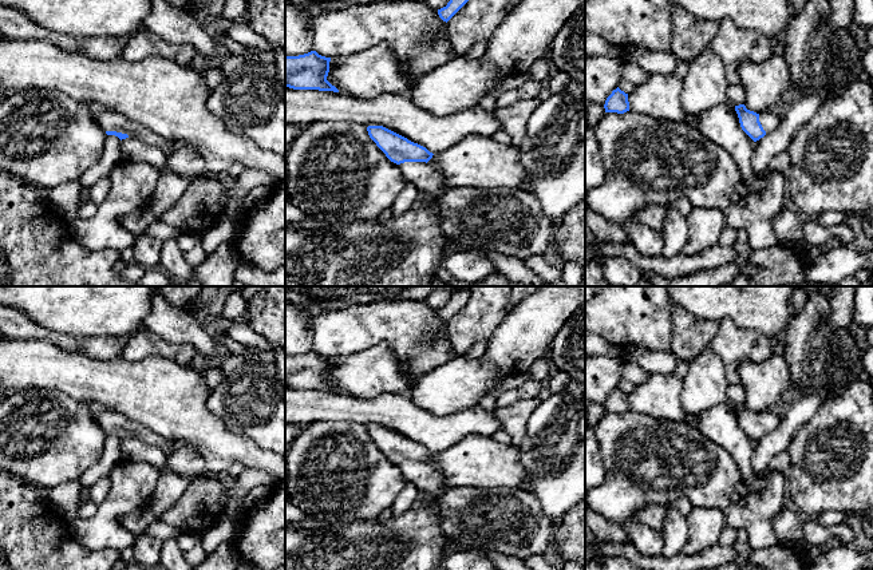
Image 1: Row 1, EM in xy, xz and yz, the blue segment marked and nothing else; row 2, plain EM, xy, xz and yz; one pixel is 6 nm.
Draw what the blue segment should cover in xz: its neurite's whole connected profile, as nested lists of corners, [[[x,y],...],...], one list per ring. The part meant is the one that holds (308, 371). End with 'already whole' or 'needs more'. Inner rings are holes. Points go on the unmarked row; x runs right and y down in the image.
[[[316,351],[299,356],[285,356],[285,387],[339,392],[327,380],[329,361],[331,357],[321,356]]]; already whole

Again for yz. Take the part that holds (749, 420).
[[[744,404],[735,405],[742,430],[754,440],[759,440],[766,434],[778,428],[782,420],[779,409],[766,409],[754,412],[746,408]]]; needs more

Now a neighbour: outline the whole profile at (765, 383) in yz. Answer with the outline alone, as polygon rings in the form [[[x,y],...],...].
[[[771,355],[765,361],[743,361],[738,367],[739,381],[746,391],[744,405],[757,413],[779,409],[785,391],[791,385],[789,364],[783,355]]]

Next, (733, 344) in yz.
[[[731,318],[719,322],[710,349],[723,361],[728,384],[740,384],[738,367],[743,361],[761,363],[774,355],[769,337],[751,329],[742,329]]]

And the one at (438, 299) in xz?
[[[436,289],[427,296],[424,302],[431,305],[432,308],[441,309],[447,305],[447,302],[450,301],[450,297],[451,297],[451,293],[449,290]]]

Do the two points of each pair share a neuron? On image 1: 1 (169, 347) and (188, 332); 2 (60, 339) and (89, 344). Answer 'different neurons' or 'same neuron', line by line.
1: different neurons
2: same neuron

